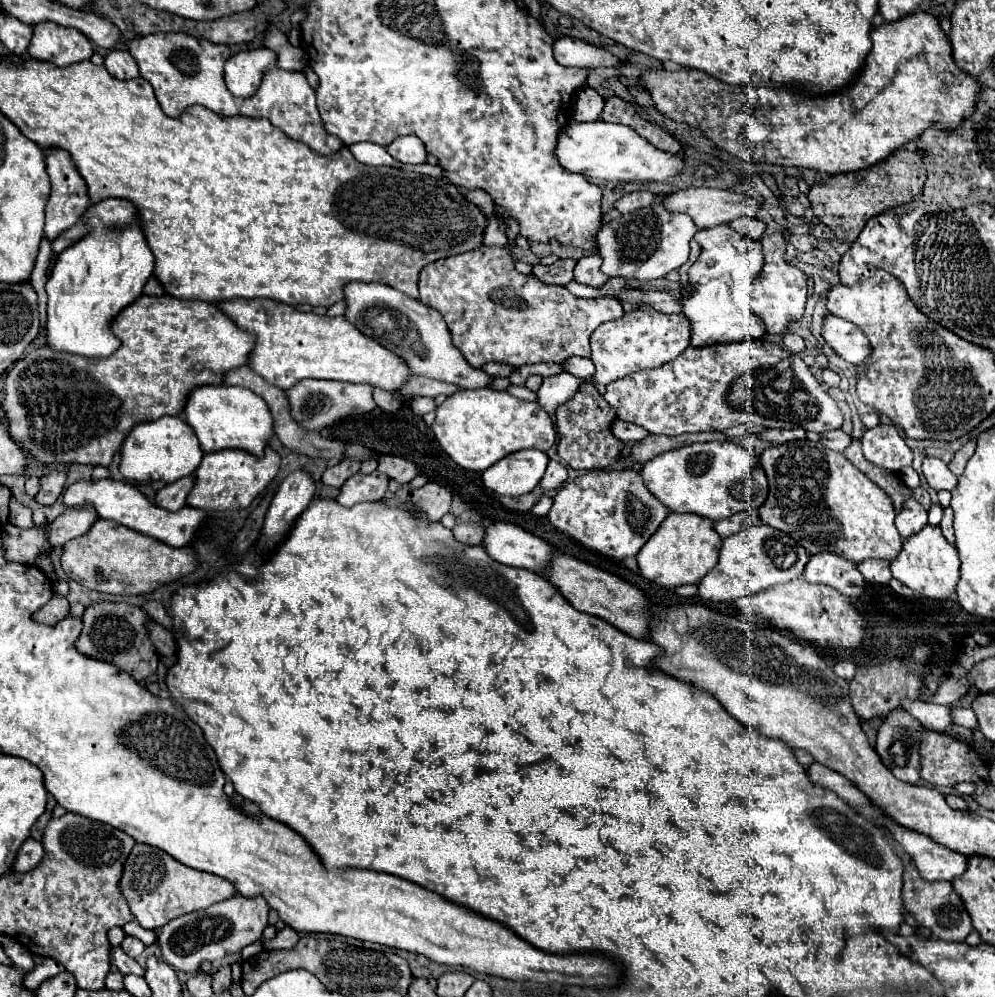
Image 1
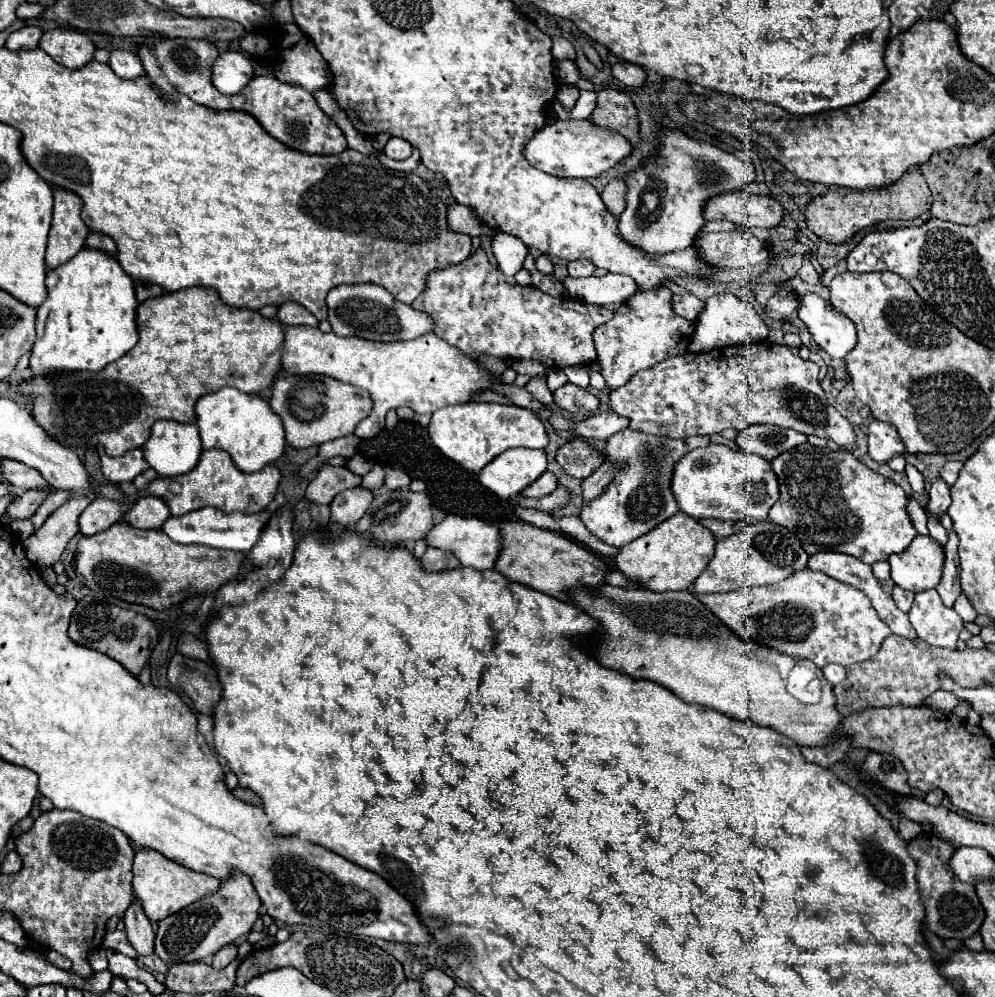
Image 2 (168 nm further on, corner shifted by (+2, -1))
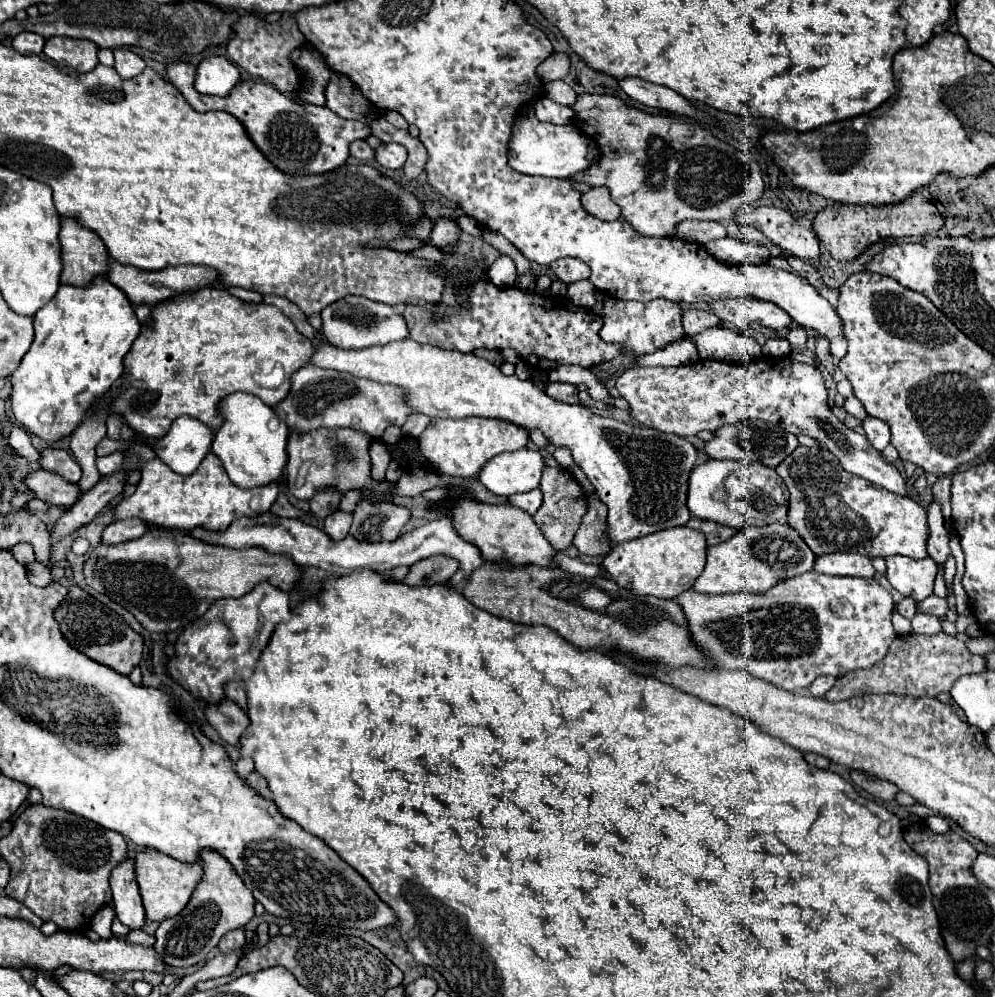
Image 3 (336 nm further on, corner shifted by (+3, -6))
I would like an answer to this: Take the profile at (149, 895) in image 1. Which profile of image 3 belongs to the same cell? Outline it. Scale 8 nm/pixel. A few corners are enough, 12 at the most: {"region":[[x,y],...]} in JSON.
{"region":[[136,854],[148,920],[176,916],[202,878],[198,862]]}

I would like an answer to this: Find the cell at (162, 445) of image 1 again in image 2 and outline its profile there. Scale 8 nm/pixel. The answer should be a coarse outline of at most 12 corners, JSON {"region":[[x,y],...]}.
{"region":[[157,421],[143,457],[159,477],[189,473],[201,455],[195,423]]}

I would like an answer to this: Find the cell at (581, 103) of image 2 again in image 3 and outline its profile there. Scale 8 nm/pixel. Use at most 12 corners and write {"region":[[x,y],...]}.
{"region":[[548,98],[536,102],[536,118],[570,124],[574,110]]}

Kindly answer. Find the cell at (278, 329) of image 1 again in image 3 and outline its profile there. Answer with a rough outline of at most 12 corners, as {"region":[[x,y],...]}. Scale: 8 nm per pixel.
{"region":[[418,344],[310,362],[408,390],[430,418],[540,430],[596,478],[612,544],[692,518],[686,438],[562,404]]}

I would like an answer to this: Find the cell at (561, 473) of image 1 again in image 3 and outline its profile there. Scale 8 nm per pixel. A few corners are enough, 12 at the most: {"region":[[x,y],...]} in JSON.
{"region":[[542,492],[510,496],[510,504],[526,510],[528,514],[538,512],[542,504]]}

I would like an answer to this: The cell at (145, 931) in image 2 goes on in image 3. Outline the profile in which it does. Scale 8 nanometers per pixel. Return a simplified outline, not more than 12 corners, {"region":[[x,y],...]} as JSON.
{"region":[[132,858],[110,874],[112,906],[120,922],[142,928],[146,916]]}

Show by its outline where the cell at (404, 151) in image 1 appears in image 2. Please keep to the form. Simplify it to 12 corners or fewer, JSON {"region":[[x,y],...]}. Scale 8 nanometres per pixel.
{"region":[[391,137],[383,153],[401,161],[411,155],[411,145],[401,137]]}

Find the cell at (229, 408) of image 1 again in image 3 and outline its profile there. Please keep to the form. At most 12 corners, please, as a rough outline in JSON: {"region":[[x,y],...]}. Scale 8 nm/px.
{"region":[[226,396],[212,452],[246,490],[278,482],[286,422],[258,396]]}

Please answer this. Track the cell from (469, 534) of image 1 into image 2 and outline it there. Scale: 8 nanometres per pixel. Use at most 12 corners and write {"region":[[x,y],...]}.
{"region":[[429,547],[421,557],[425,571],[459,567],[459,559],[449,551]]}

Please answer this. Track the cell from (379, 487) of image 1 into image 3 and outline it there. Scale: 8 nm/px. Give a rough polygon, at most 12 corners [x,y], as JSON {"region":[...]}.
{"region":[[338,510],[324,520],[330,540],[348,536],[352,514]]}

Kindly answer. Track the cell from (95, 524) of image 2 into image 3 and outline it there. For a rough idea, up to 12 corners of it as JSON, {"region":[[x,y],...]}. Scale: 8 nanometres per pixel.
{"region":[[212,452],[190,476],[146,460],[118,518],[222,532],[268,512],[278,484],[242,490]]}

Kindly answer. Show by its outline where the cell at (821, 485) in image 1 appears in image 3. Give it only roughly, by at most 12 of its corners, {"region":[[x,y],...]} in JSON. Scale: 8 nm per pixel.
{"region":[[798,446],[776,472],[816,556],[928,556],[920,504]]}

